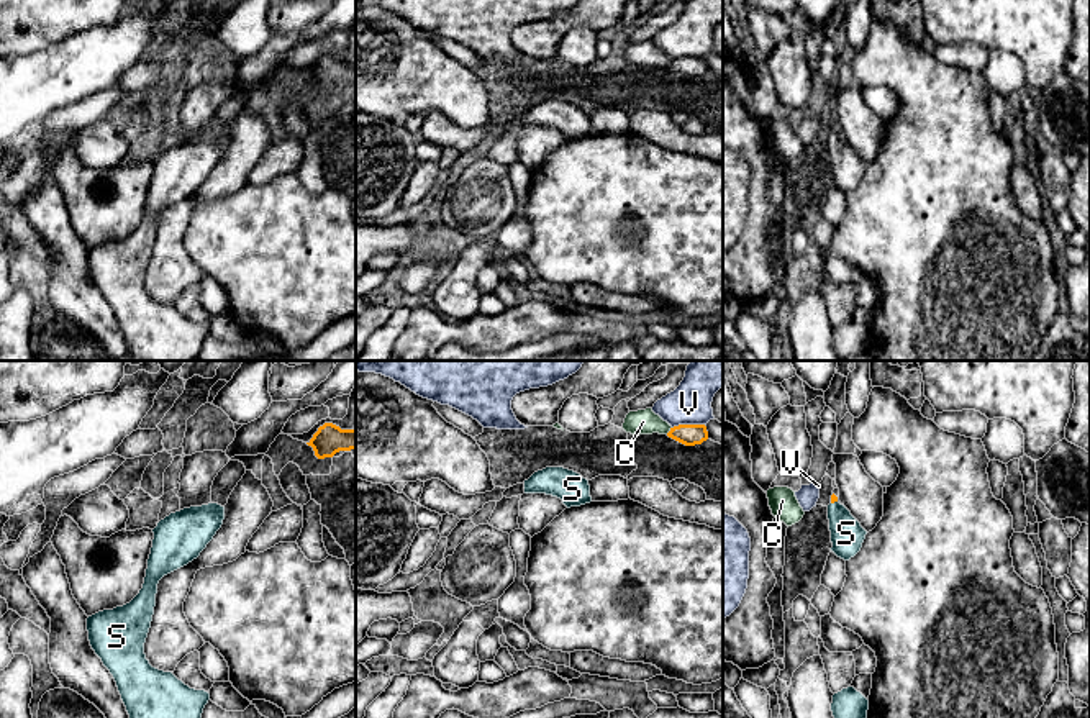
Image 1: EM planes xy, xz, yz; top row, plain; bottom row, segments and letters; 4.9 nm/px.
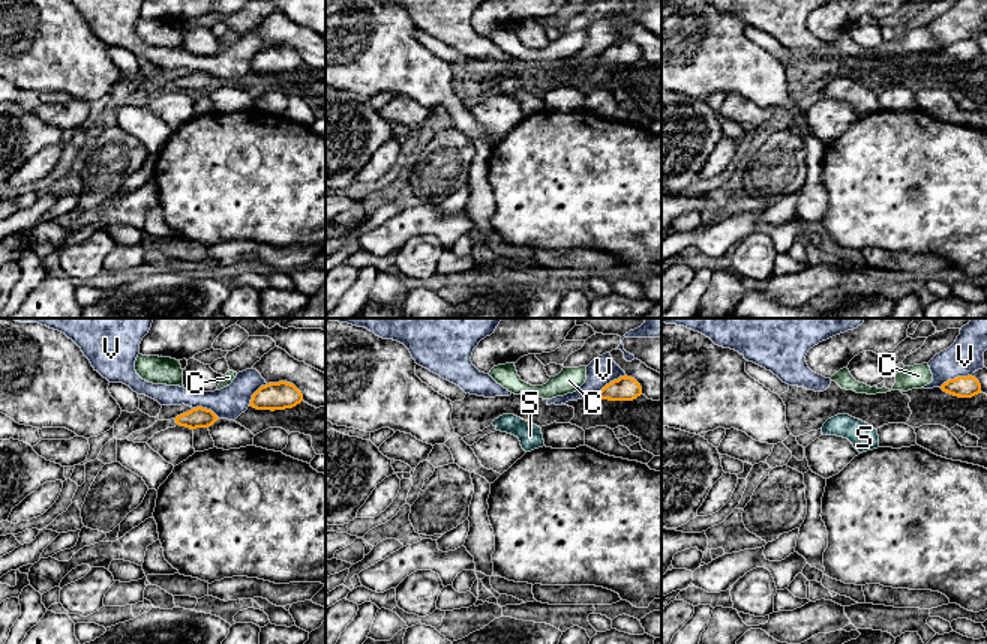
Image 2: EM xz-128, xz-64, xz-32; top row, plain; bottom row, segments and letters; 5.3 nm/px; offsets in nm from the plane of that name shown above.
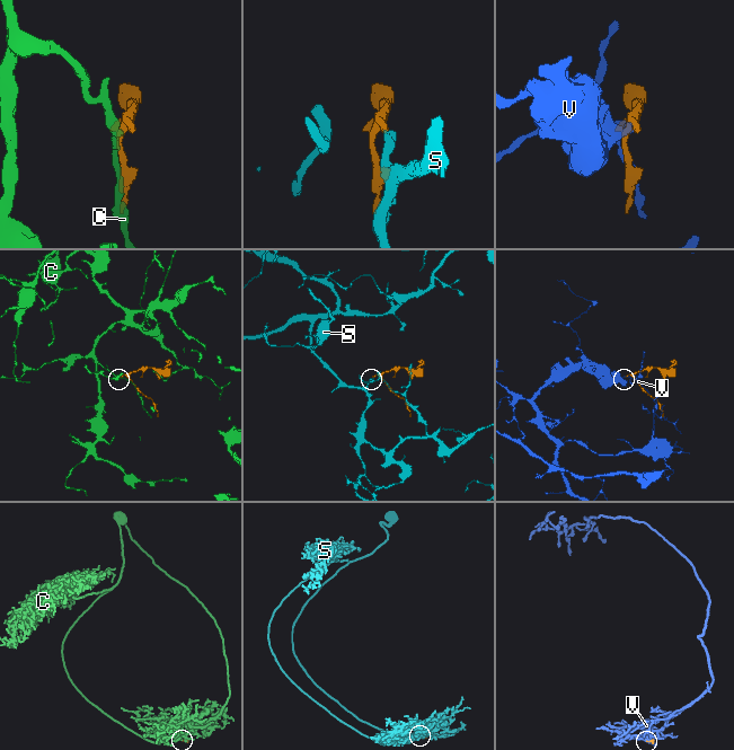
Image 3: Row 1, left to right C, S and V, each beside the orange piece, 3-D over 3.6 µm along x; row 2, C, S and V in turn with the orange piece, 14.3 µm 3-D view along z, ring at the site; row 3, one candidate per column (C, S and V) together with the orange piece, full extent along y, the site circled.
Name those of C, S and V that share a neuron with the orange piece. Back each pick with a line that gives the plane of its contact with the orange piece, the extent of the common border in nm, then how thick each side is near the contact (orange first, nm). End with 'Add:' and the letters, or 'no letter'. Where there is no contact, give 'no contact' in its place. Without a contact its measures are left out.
S: meets orange in yz; contact 40 nm long; 30 nm thick on the orange side, 160 nm on the other
Add: S

